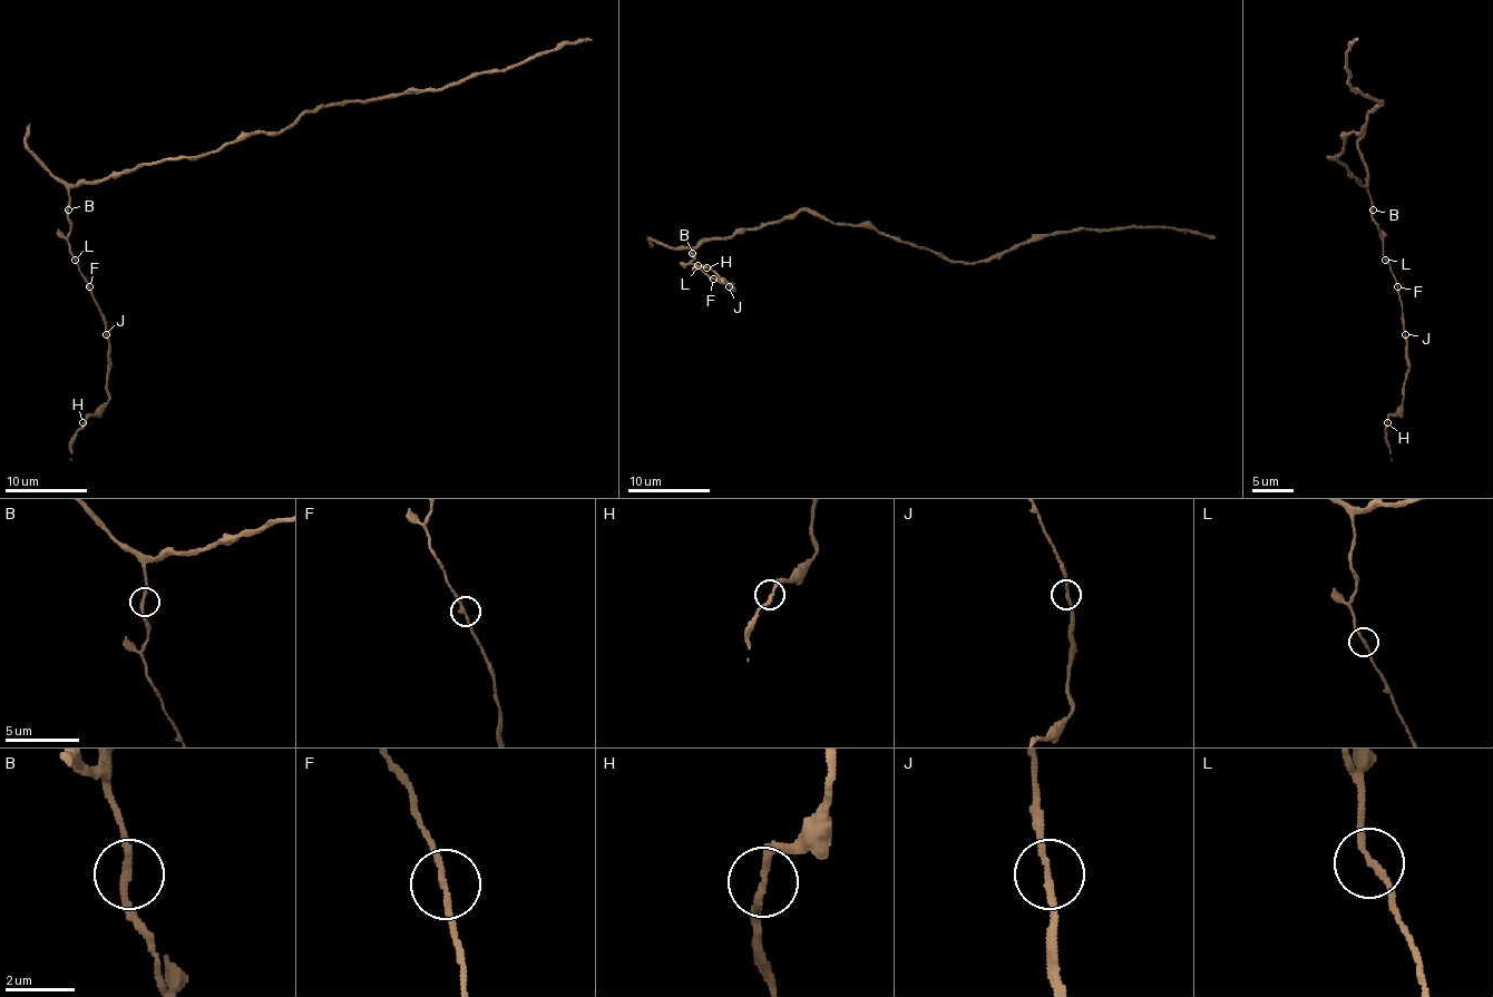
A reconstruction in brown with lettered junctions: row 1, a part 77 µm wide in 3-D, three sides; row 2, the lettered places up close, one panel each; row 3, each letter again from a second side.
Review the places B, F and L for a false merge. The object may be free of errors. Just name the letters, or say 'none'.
none

